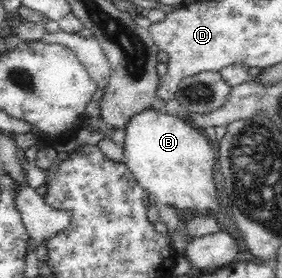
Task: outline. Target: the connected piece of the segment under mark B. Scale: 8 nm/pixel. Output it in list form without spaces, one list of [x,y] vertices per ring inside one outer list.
[[[152,108],[133,116],[126,128],[125,164],[138,185],[157,198],[156,203],[176,208],[186,217],[197,212],[221,212],[213,177],[216,158],[204,133],[191,127],[183,118],[156,112]]]

